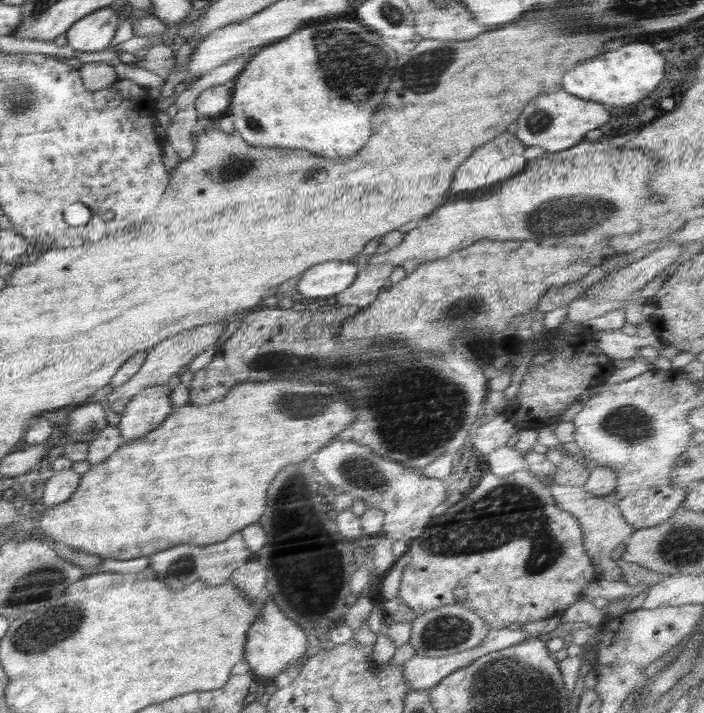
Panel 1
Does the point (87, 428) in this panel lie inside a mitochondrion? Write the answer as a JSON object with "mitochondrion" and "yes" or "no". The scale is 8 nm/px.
{"mitochondrion":"yes"}

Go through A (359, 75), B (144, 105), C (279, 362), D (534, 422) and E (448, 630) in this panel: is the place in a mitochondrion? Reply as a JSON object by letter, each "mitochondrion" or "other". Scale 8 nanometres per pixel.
{"A":"mitochondrion","B":"other","C":"mitochondrion","D":"other","E":"mitochondrion"}

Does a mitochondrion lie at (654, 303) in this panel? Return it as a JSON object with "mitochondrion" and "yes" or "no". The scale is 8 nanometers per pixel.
{"mitochondrion":"no"}

